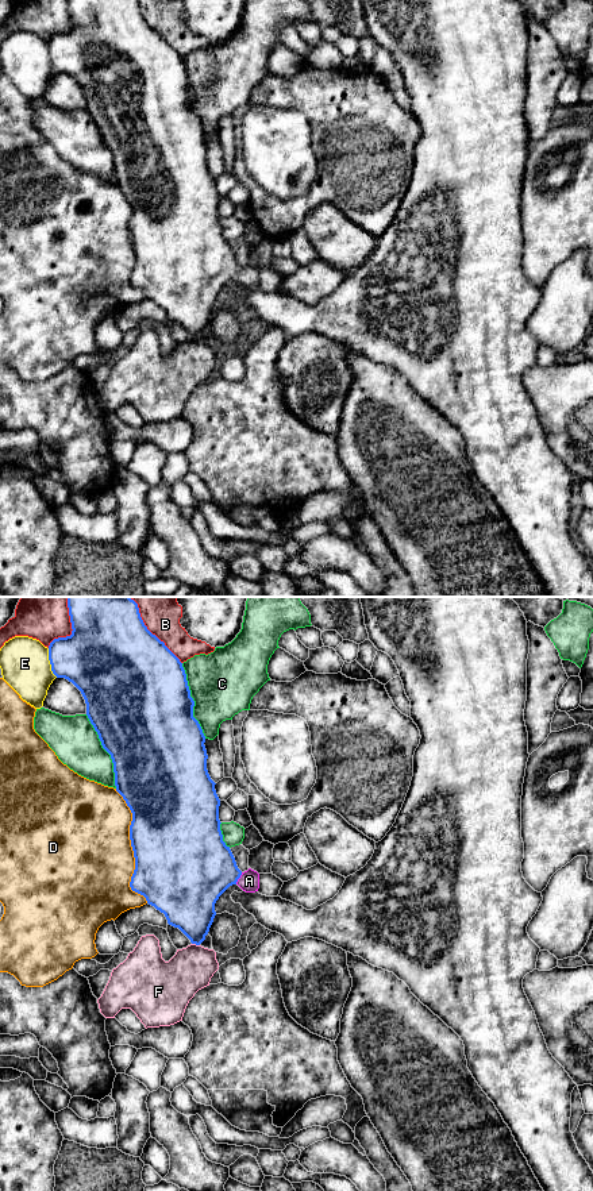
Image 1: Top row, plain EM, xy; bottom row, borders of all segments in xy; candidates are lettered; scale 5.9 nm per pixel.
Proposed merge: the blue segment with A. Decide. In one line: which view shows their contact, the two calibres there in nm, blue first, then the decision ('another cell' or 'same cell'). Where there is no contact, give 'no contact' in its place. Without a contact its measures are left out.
xy | 420/120 nm | same cell

